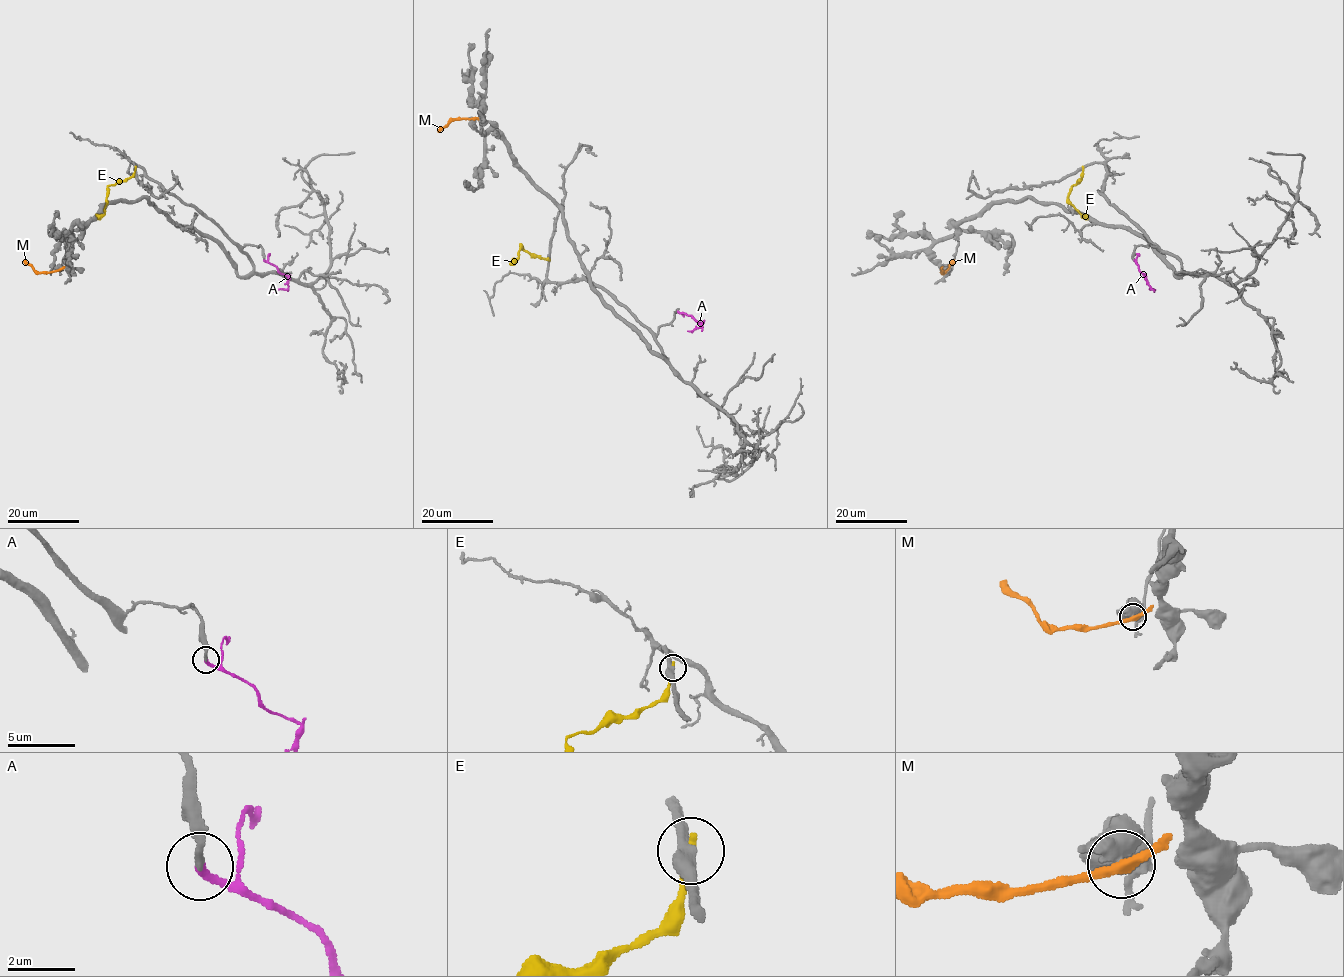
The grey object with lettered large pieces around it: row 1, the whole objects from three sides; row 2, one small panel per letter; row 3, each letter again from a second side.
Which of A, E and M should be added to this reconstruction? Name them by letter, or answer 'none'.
A

